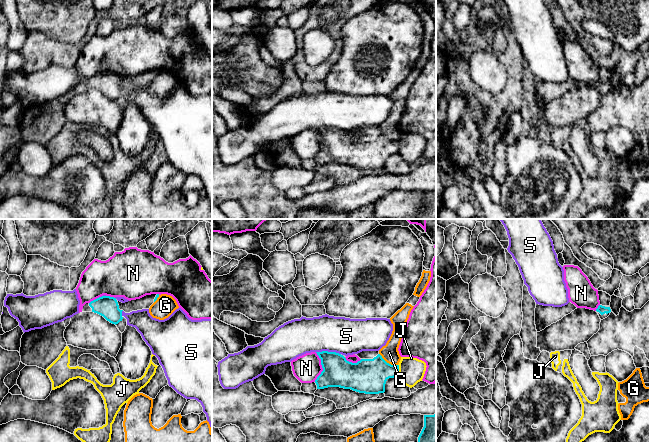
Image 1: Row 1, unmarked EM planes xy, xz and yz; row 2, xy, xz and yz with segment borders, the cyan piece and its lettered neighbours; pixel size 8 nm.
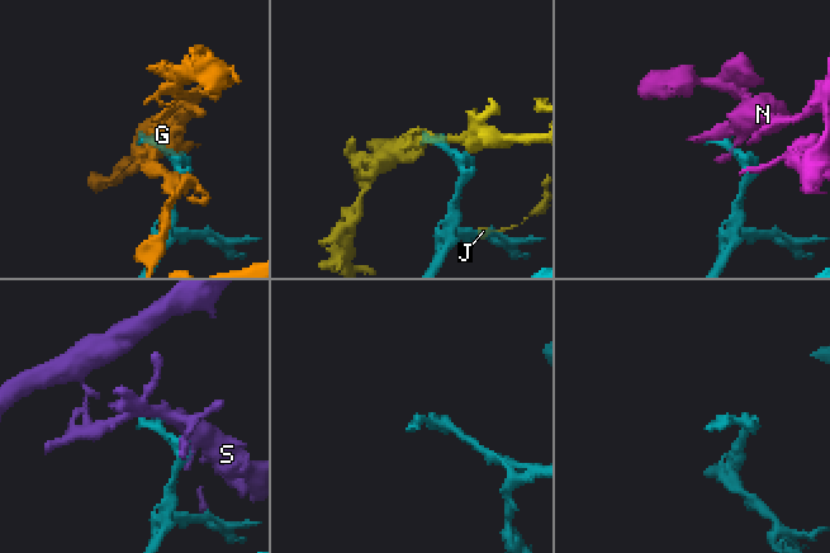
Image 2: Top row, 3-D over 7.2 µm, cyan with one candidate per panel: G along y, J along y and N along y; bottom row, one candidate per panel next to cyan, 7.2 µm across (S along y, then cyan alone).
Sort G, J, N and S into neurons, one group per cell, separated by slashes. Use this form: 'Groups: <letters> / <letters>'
Groups: G / J / N / S

